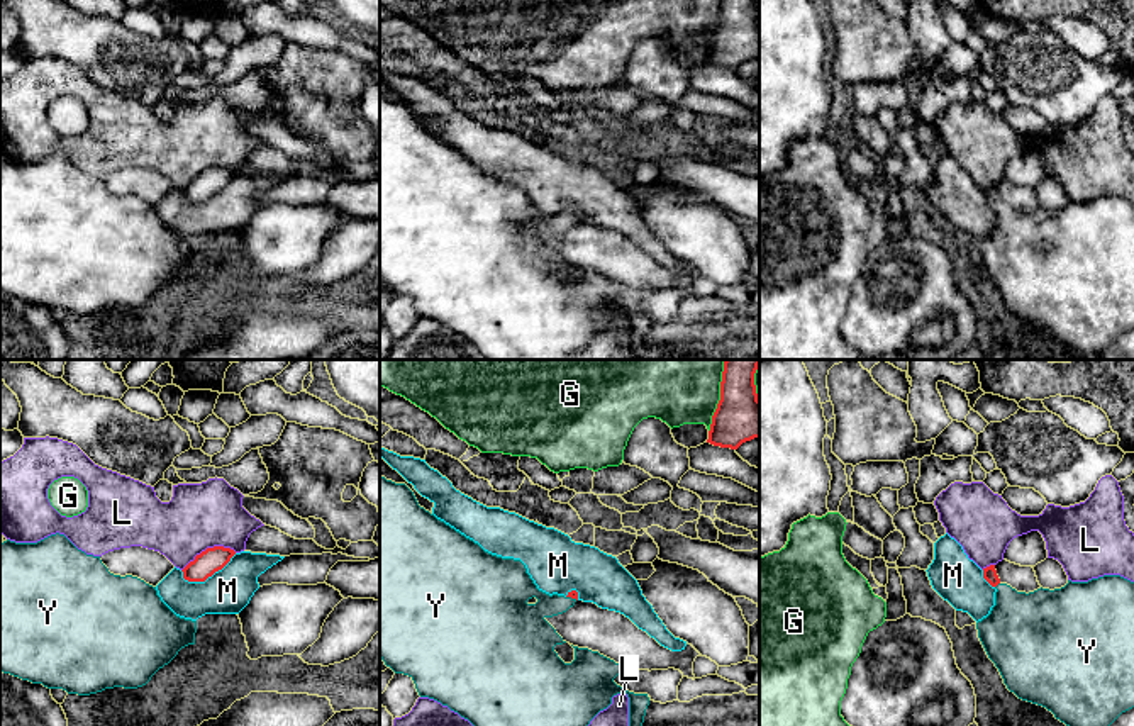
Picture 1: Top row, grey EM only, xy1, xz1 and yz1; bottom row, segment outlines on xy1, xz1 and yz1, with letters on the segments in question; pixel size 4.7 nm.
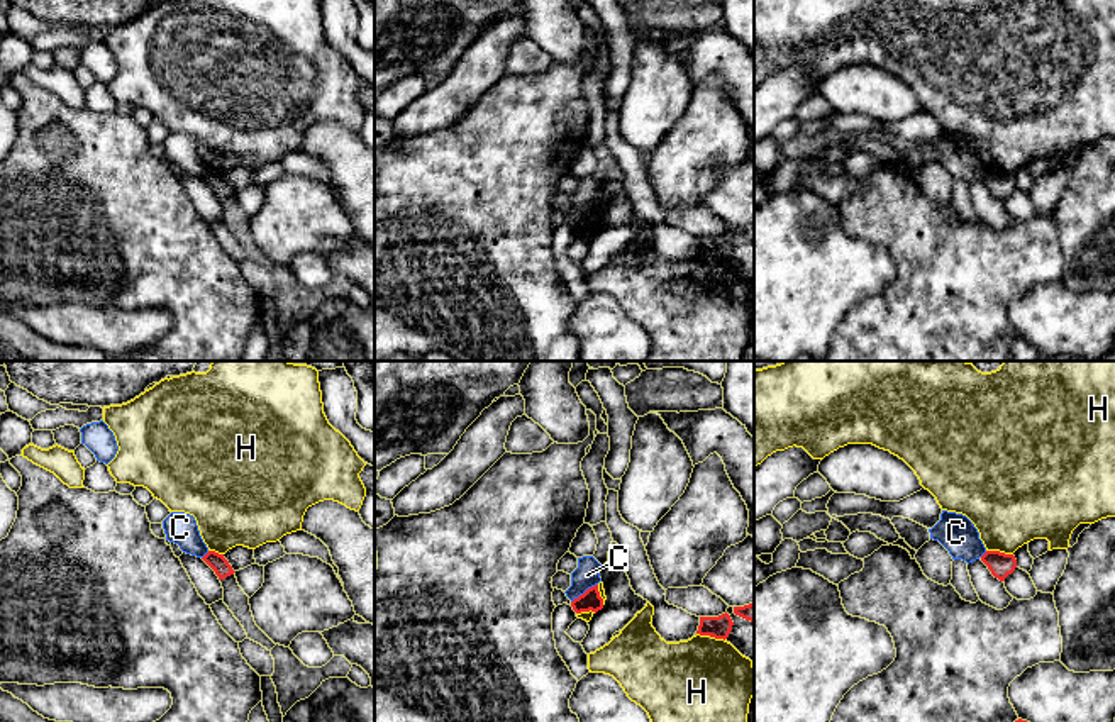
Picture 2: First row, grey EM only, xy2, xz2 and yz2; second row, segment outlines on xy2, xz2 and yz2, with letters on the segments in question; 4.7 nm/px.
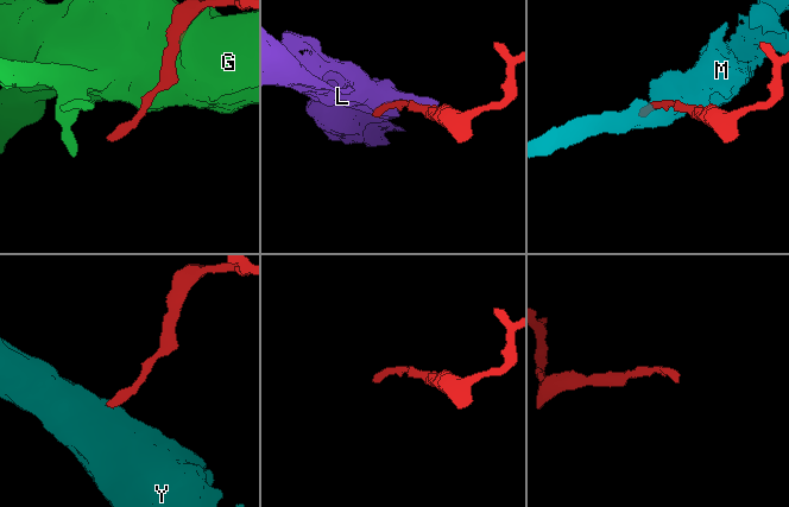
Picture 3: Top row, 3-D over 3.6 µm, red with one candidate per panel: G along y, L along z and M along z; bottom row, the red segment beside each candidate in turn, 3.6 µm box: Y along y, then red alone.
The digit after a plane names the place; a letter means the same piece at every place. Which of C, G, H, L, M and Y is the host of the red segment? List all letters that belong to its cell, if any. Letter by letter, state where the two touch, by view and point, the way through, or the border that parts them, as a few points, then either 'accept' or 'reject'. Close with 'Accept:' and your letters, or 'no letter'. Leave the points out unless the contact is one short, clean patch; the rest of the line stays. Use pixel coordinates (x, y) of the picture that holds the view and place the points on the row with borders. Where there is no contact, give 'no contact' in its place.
C: contact xz2 (585, 592); border xz2 (597, 583), (571, 602); reject
G: contact xz1 (721, 396); reject
H: contact xz2 (712, 636); reject
L: contact xy1 (209, 548); reject
M: contact xy1 (209, 575); border xy1 (236, 553), (204, 580), (185, 580), (182, 577); reject
Y: contact yz1 (997, 584); way yz1 (990, 575), (997, 584), (1004, 591), (1022, 630); accept
Accept: Y

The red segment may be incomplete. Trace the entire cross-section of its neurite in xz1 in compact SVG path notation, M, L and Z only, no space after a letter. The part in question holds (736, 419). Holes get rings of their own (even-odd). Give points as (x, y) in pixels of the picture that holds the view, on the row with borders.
M725 360L720 400L712 416L707 443L737 450L742 443L759 438L759 399L754 373L759 360Z

